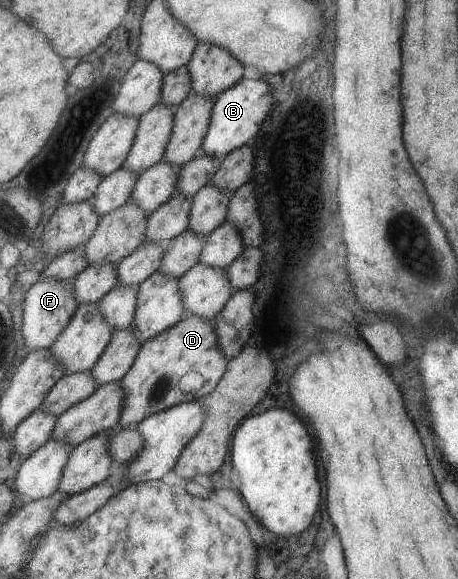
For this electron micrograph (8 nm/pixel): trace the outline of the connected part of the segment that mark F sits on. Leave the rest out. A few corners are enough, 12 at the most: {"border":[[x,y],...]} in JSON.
{"border":[[39,278],[21,303],[27,351],[51,347],[77,306],[71,280]]}

